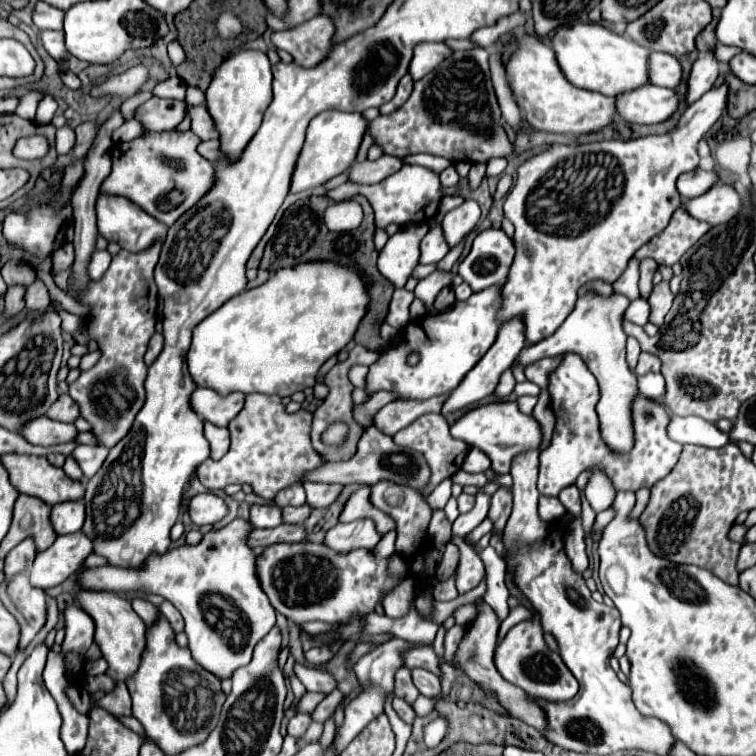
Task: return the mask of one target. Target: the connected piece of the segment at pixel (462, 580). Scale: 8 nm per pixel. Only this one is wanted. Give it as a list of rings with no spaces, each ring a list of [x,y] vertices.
[[[451,535],[449,541],[455,543],[461,551],[461,561],[457,567],[457,589],[459,589],[459,593],[467,593],[485,579],[485,565],[481,561],[481,557],[477,557],[475,549],[465,543],[463,537]]]

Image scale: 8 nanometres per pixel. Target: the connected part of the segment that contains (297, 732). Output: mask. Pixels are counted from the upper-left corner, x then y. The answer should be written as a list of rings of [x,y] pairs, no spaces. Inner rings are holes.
[[[297,713],[297,715],[289,721],[287,731],[289,731],[289,735],[293,735],[293,737],[303,737],[303,733],[307,731],[307,727],[309,727],[311,723],[313,723],[311,713]]]

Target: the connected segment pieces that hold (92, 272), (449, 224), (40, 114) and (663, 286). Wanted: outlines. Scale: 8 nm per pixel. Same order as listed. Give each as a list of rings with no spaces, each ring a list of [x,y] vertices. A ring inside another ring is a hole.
[[[95,251],[95,253],[93,253],[93,259],[89,261],[89,277],[91,277],[93,281],[101,279],[103,273],[107,271],[109,263],[111,263],[111,255],[109,255],[107,251]]]
[[[466,199],[457,209],[449,211],[441,223],[443,227],[443,233],[445,233],[445,239],[449,243],[449,247],[457,245],[471,229],[471,225],[477,225],[481,216],[480,206],[473,199]],[[473,205],[473,209],[471,209]],[[469,215],[475,215],[475,217],[469,217]],[[465,227],[465,229],[463,229]]]
[[[47,93],[45,99],[39,103],[37,107],[37,115],[35,115],[35,123],[51,123],[53,115],[57,111],[57,101]]]
[[[661,281],[659,285],[653,287],[651,295],[649,295],[649,305],[651,305],[651,317],[649,321],[657,327],[663,325],[663,317],[667,315],[667,311],[671,309],[675,295],[669,289],[669,281]]]

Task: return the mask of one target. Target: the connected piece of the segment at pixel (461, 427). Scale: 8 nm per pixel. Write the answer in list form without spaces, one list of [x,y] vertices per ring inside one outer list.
[[[495,401],[467,411],[451,425],[451,435],[465,441],[469,447],[477,447],[491,459],[491,469],[497,475],[503,475],[511,469],[511,459],[527,449],[539,449],[541,445],[541,427],[531,417],[519,411],[515,401]]]

